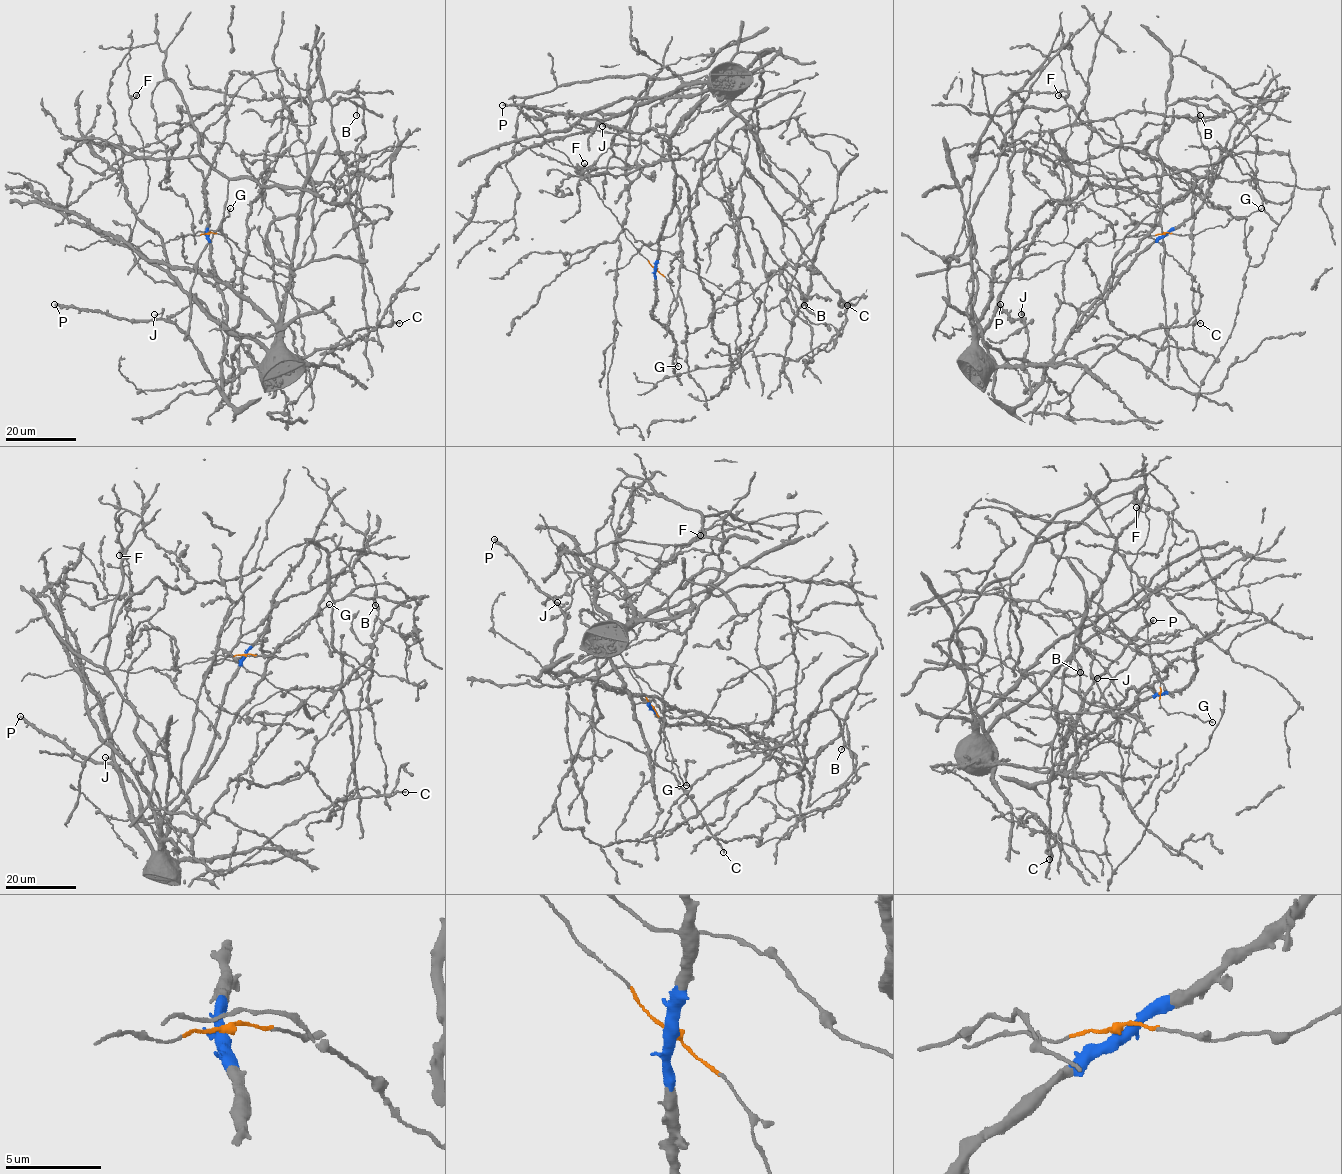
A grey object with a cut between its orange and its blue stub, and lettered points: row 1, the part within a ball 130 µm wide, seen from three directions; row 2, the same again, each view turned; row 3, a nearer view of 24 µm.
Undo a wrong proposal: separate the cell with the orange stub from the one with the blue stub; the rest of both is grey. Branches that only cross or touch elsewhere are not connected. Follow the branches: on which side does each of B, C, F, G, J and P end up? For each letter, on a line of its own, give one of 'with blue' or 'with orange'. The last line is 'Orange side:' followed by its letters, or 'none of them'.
B: with blue
C: with blue
F: with orange
G: with orange
J: with blue
P: with blue
Orange side: F, G

